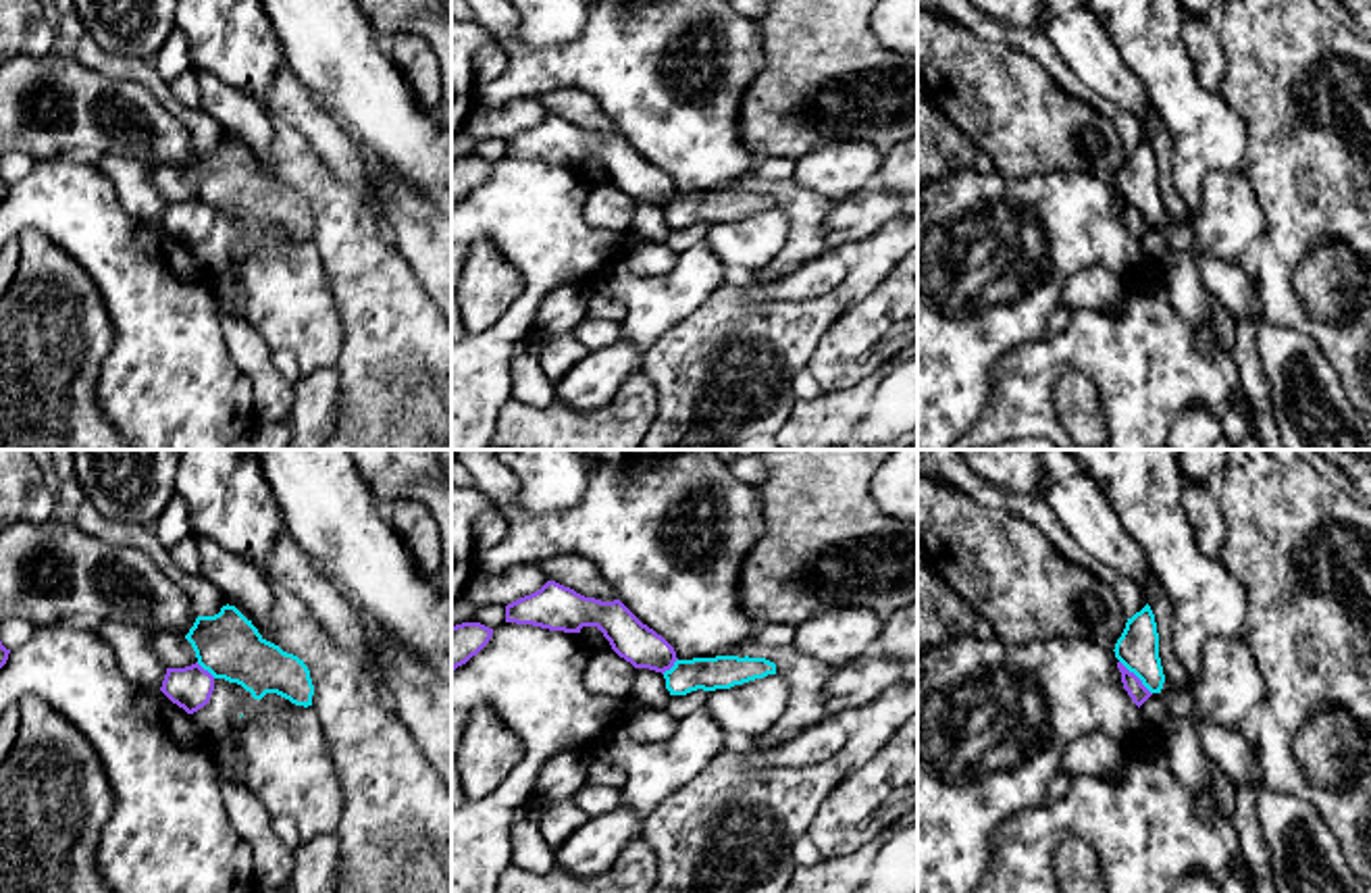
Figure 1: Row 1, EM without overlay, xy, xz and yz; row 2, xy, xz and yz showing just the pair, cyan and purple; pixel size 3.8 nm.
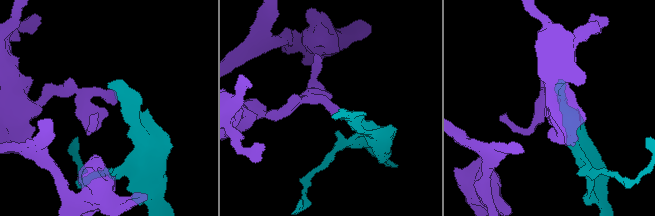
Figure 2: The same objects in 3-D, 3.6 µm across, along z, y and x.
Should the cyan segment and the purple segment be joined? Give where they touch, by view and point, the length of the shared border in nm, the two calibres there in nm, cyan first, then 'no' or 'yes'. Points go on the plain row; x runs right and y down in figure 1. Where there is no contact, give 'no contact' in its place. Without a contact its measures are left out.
yz (1136, 209) | 180 nm | 160/70 nm | no

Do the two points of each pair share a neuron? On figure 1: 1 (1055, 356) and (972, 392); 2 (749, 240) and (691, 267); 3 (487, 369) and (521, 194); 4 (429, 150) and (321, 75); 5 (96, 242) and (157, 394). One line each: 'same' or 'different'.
1: different
2: different
3: same
4: same
5: same

